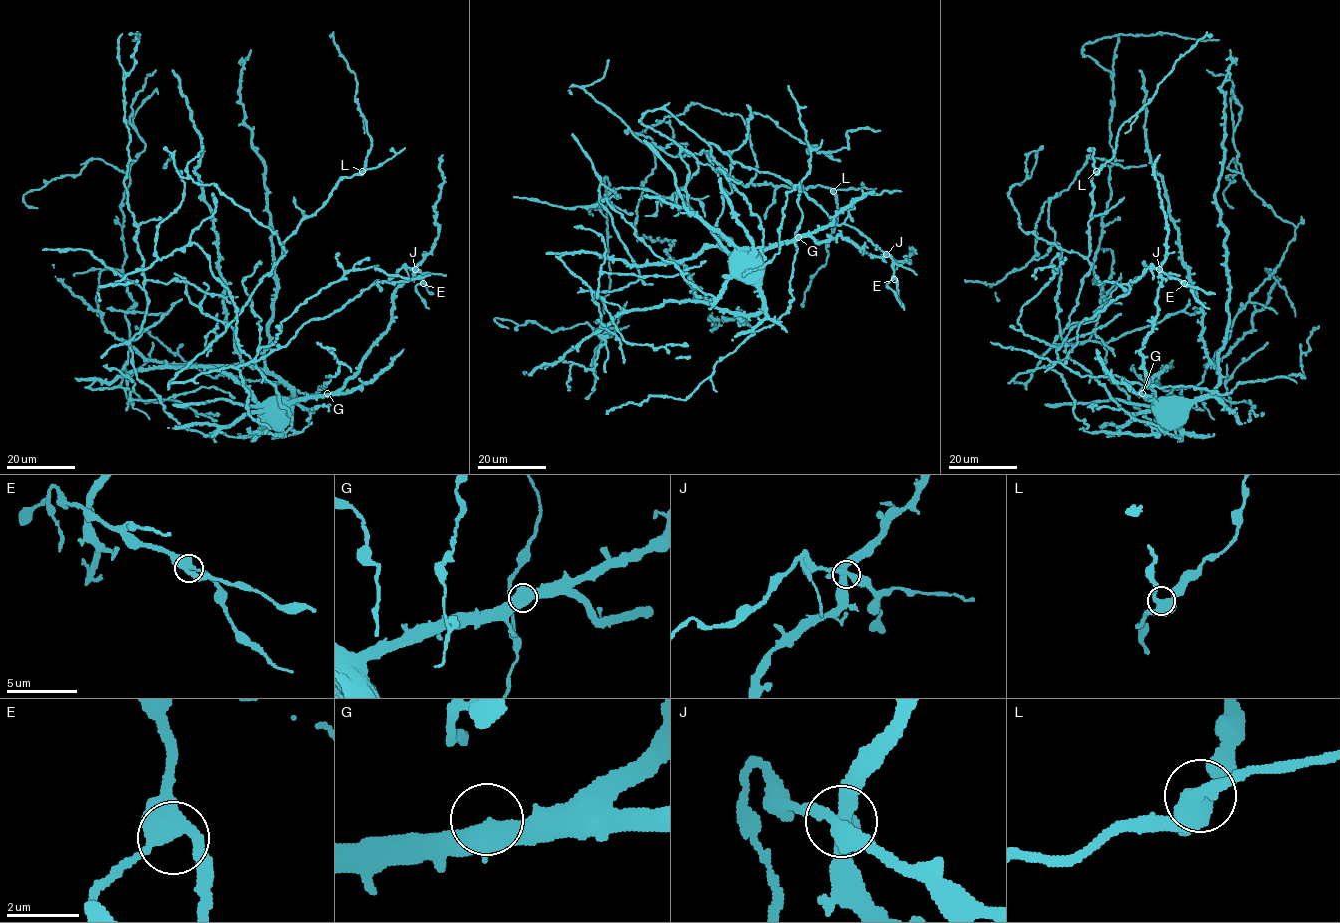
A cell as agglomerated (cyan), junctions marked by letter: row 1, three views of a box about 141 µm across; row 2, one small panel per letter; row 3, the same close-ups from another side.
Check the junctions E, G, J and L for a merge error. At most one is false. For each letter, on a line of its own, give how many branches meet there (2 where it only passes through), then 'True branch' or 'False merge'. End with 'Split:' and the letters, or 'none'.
E: Branches: 3. True branch
G: Branches: 4. True branch
J: Branches: 5. True branch
L: Branches: 5. True branch
Split: none

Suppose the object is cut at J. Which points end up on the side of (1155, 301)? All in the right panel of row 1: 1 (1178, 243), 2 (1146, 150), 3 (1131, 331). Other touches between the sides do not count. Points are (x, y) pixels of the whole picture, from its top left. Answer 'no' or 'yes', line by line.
1: no
2: no
3: no

